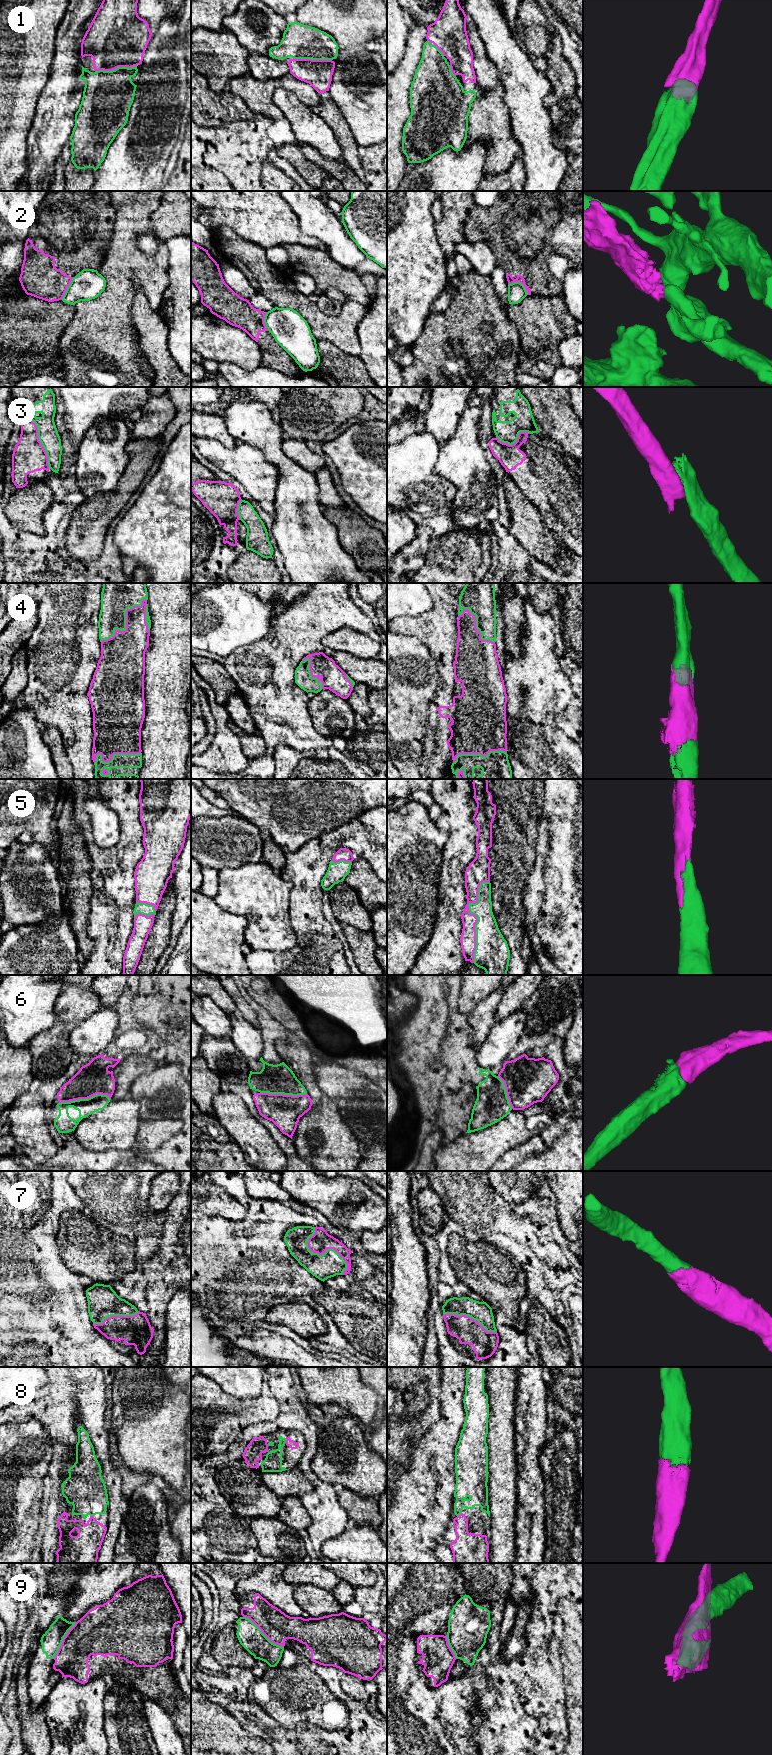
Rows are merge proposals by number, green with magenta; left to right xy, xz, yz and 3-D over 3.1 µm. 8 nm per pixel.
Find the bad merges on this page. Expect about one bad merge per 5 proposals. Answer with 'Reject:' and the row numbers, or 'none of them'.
Reject: 2, 3, 9

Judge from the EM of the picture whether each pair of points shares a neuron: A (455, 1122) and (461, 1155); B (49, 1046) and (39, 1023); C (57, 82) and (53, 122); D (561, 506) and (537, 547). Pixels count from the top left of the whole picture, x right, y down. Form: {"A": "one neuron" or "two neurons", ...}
{"A": "two neurons", "B": "two neurons", "C": "one neuron", "D": "two neurons"}

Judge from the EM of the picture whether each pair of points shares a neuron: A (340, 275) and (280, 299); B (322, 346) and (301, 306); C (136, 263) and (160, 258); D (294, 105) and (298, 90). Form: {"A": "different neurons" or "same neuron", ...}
{"A": "different neurons", "B": "different neurons", "C": "same neuron", "D": "different neurons"}

